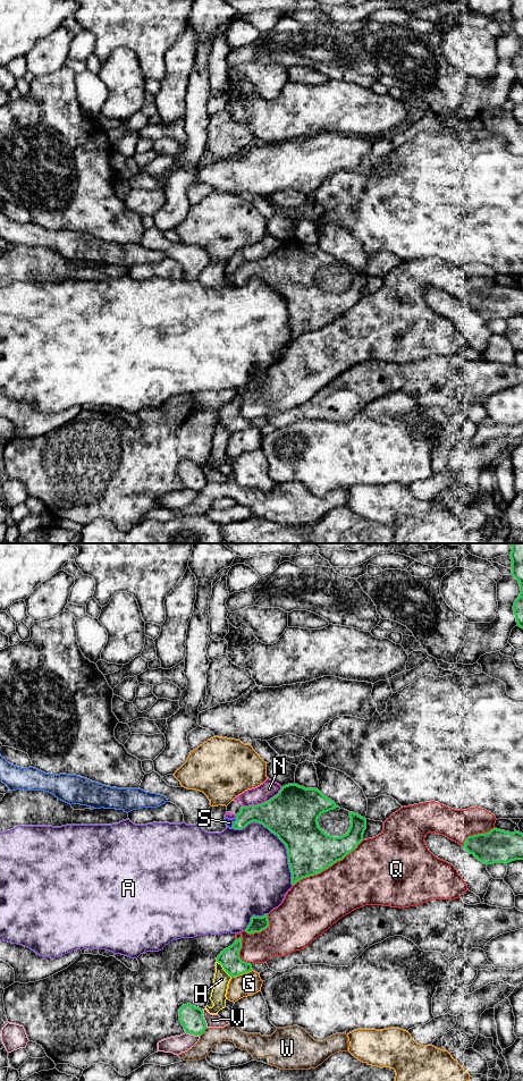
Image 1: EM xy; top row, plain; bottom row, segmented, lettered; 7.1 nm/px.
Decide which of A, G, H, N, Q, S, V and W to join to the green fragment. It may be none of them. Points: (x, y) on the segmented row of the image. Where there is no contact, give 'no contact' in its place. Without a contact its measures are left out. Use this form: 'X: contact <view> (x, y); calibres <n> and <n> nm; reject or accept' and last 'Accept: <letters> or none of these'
A: contact xy (278, 837); calibres 360 and 500 nm; reject
G: contact xy (242, 973); calibres 150 and 160 nm; reject
H: contact xy (224, 969); calibres 150 and 110 nm; reject
N: contact xy (262, 803); calibres 360 and 120 nm; reject
Q: contact xy (328, 867); calibres 320 and 380 nm; reject
S: contact xy (235, 821); calibres 180 and 60 nm; accept
V: contact xy (203, 1019); calibres 160 and 100 nm; reject
W: contact xy (203, 1031); calibres 160 and 130 nm; reject
Accept: S

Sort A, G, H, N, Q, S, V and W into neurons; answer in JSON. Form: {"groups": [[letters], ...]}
{"groups": [["A"], ["G"], ["H"], ["N"], ["Q"], ["S"], ["V"], ["W"]]}

